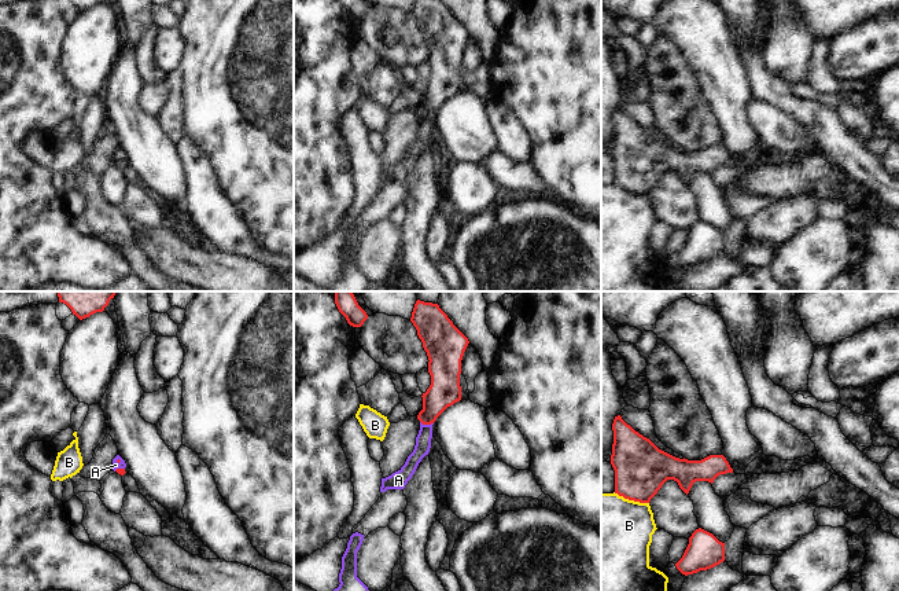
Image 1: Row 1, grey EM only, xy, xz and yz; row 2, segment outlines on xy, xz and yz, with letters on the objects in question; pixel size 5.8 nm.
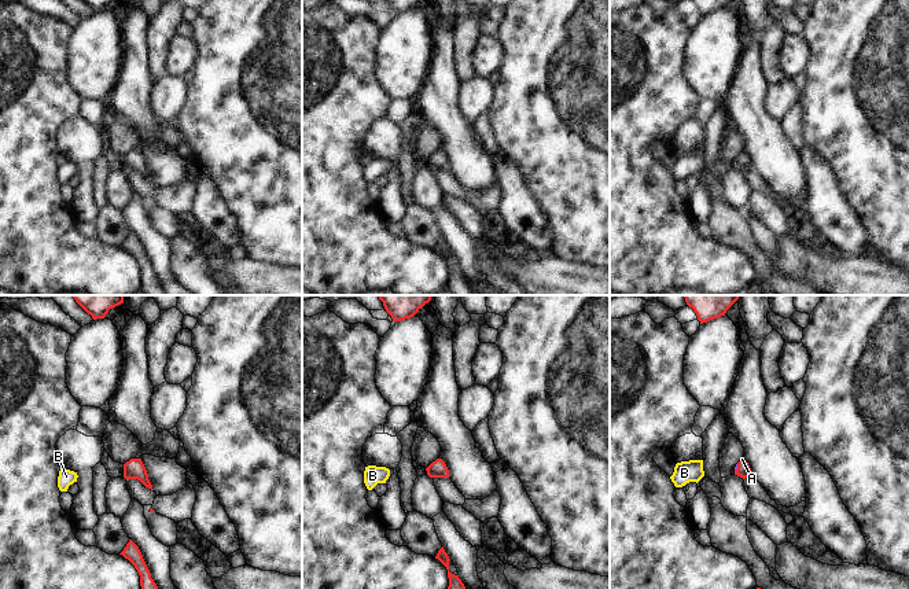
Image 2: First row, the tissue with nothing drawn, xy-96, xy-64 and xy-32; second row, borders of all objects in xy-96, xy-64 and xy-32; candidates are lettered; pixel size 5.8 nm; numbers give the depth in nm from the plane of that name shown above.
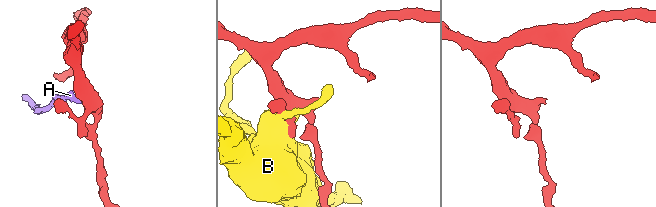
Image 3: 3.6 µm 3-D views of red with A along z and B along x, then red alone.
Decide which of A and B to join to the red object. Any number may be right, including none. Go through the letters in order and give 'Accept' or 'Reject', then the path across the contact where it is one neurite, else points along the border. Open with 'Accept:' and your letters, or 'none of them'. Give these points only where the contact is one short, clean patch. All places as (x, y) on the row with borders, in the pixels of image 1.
Accept: A
A: Accept. Path across: xz (445, 389), (427, 415), (427, 424), (423, 441)
B: Reject.

